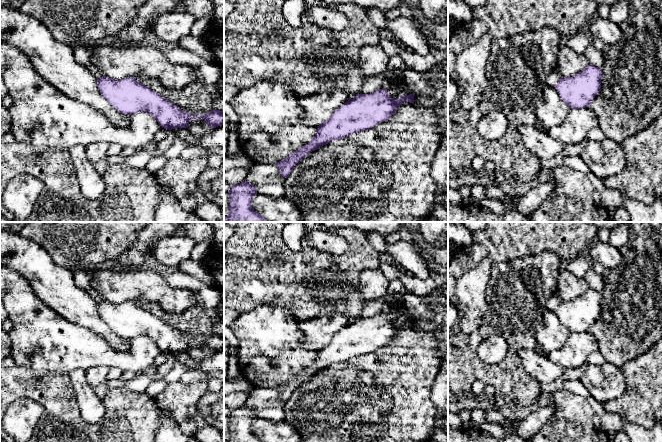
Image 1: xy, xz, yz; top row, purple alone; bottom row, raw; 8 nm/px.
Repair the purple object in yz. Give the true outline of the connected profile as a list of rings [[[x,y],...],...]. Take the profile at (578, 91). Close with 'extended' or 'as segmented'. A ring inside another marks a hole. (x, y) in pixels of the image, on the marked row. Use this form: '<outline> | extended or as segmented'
[[[589,64],[575,76],[561,78],[555,88],[570,109],[589,107],[601,89],[602,71]]] | as segmented

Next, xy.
[[[102,76],[97,79],[97,87],[118,112],[128,116],[147,112],[166,130],[188,128],[191,119],[200,118],[203,118],[210,128],[224,125],[224,111],[213,109],[205,115],[191,115],[138,82],[135,77],[115,80]]] | as segmented

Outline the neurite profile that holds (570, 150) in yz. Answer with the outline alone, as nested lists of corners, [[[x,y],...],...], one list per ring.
[[[585,139],[579,144],[575,145],[567,145],[563,150],[563,157],[573,157],[573,156],[579,156],[580,153],[585,149],[587,146],[588,140]]]

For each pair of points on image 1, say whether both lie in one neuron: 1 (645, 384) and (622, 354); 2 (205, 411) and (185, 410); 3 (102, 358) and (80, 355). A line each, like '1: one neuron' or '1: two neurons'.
1: two neurons
2: two neurons
3: one neuron

